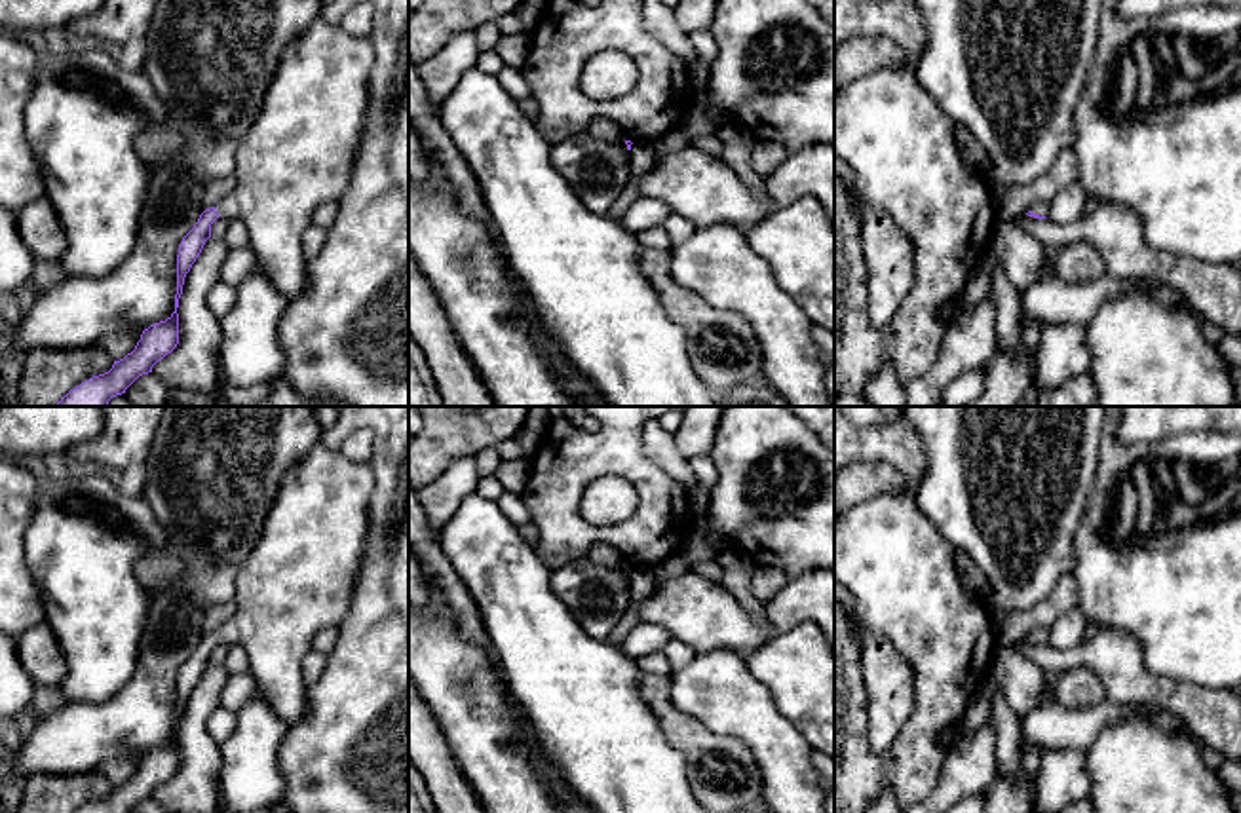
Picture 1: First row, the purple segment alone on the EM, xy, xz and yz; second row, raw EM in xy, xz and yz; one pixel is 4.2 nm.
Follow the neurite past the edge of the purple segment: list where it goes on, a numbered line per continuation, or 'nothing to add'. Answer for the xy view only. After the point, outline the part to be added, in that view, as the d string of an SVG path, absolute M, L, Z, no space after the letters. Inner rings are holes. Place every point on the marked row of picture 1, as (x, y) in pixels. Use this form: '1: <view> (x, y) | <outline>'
1: xy (299, 152) | M327 11L315 15L308 28L283 49L260 114L236 154L236 186L215 205L219 217L245 222L255 266L266 270L264 275L289 302L308 287L308 260L302 253L302 237L312 224L315 207L325 201L340 201L350 186L371 104L369 82L372 66L374 46L371 38L353 36L342 30L340 25L333 25Z

